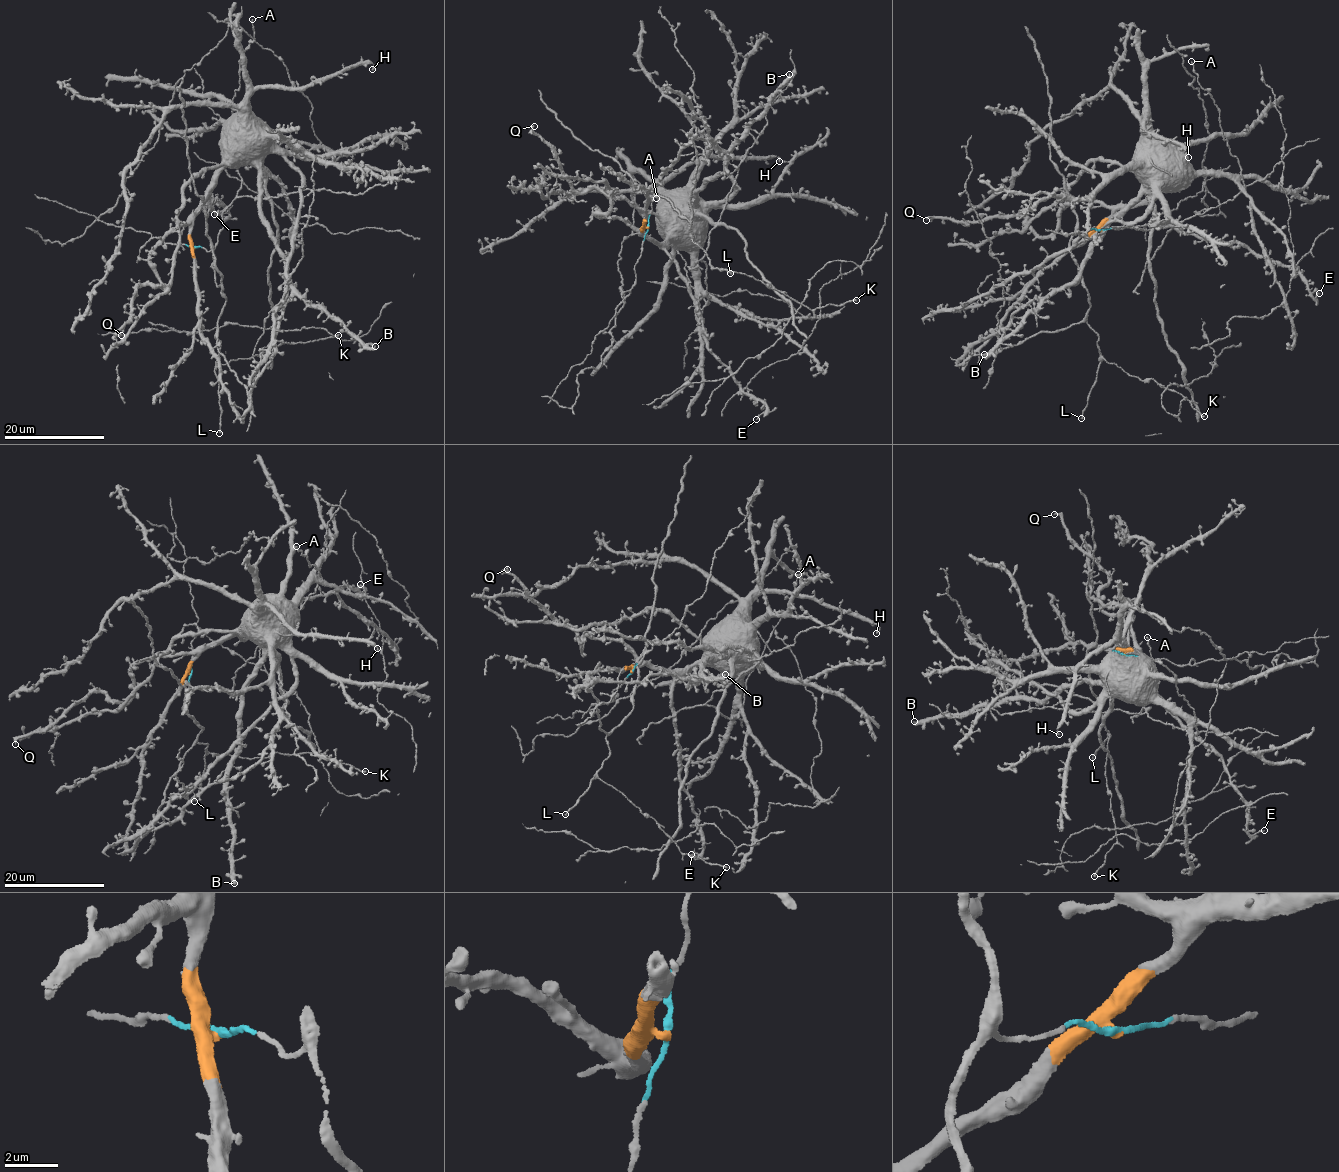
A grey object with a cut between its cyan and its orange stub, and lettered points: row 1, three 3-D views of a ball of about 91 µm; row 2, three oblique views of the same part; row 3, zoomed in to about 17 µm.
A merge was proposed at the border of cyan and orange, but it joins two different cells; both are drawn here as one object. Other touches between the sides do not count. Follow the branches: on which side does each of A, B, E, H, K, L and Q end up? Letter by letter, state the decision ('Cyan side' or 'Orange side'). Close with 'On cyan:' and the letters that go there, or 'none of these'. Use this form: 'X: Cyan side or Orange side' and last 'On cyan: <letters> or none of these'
A: Orange side
B: Orange side
E: Orange side
H: Orange side
K: Cyan side
L: Cyan side
Q: Orange side
On cyan: K, L

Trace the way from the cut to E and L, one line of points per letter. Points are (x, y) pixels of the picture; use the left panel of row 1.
E: (194, 247), (189, 230), (207, 197), (209, 208), (204, 198), (206, 203), (214, 199), (228, 215), (214, 215)
L: (194, 247), (211, 251), (226, 300), (214, 337), (221, 343), (215, 370), (220, 403), (219, 433)

